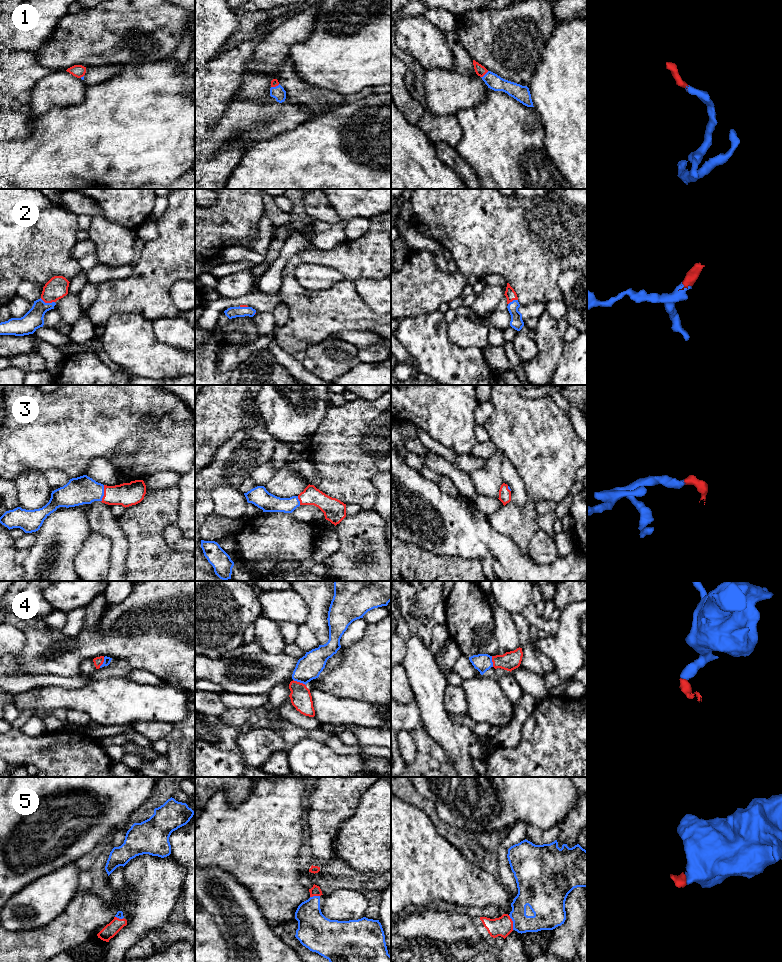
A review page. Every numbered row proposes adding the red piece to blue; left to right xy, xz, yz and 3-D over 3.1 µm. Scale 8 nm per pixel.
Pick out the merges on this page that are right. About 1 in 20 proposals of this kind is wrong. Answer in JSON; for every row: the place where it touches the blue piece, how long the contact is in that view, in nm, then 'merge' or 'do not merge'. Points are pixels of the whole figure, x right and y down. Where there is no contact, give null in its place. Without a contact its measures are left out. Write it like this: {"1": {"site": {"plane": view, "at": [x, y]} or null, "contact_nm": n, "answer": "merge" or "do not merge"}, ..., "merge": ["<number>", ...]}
{"1": {"site": {"plane": "yz", "at": [485, 74]}, "contact_nm": 80, "answer": "merge"}, "2": {"site": {"plane": "xy", "at": [47, 303]}, "contact_nm": 120, "answer": "merge"}, "3": {"site": {"plane": "xy", "at": [103, 493]}, "contact_nm": 140, "answer": "merge"}, "4": {"site": {"plane": "xz", "at": [299, 681]}, "contact_nm": 120, "answer": "merge"}, "5": {"site": {"plane": "yz", "at": [513, 922]}, "contact_nm": 130, "answer": "merge"}, "merge": ["1", "2", "3", "4", "5"]}

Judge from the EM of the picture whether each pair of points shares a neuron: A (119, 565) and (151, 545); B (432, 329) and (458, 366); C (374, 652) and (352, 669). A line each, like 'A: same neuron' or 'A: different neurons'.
A: different neurons
B: same neuron
C: same neuron

